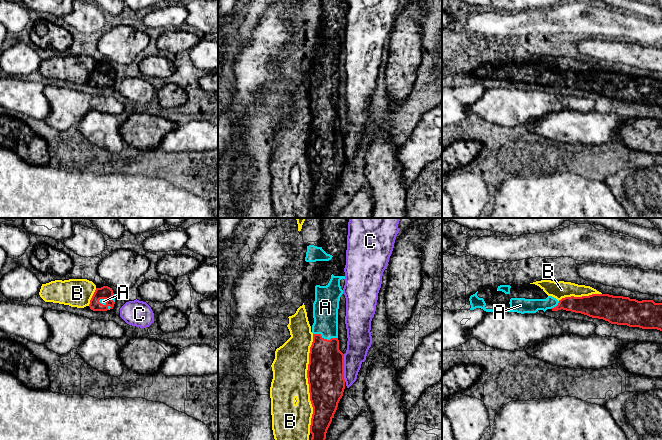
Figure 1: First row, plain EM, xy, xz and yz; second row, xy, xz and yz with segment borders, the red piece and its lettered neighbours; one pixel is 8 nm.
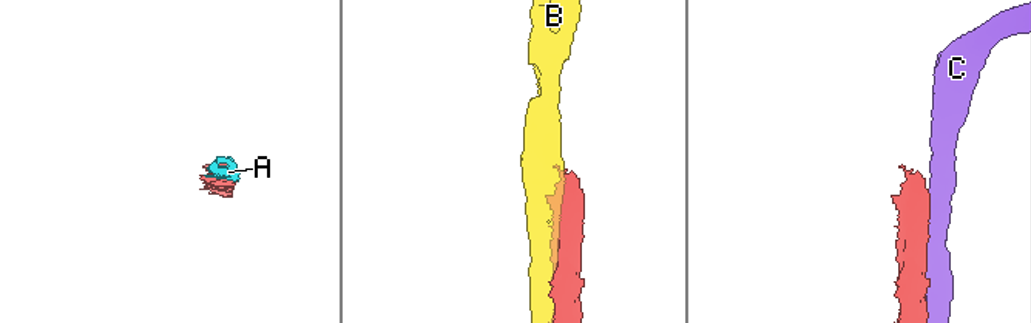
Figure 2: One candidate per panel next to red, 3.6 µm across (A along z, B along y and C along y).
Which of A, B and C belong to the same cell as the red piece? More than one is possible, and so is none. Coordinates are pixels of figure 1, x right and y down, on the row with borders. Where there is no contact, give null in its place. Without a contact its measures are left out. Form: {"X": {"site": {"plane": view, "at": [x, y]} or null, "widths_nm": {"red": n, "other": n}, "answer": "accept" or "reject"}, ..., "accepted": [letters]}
{"A": {"site": {"plane": "xz", "at": [325, 339]}, "widths_nm": {"red": 280, "other": 200}, "answer": "accept"}, "B": {"site": {"plane": "xz", "at": [308, 383]}, "widths_nm": {"red": 300, "other": 280}, "answer": "reject"}, "C": {"site": {"plane": "xz", "at": [343, 368]}, "widths_nm": {"red": 300, "other": 190}, "answer": "reject"}, "accepted": ["A"]}

